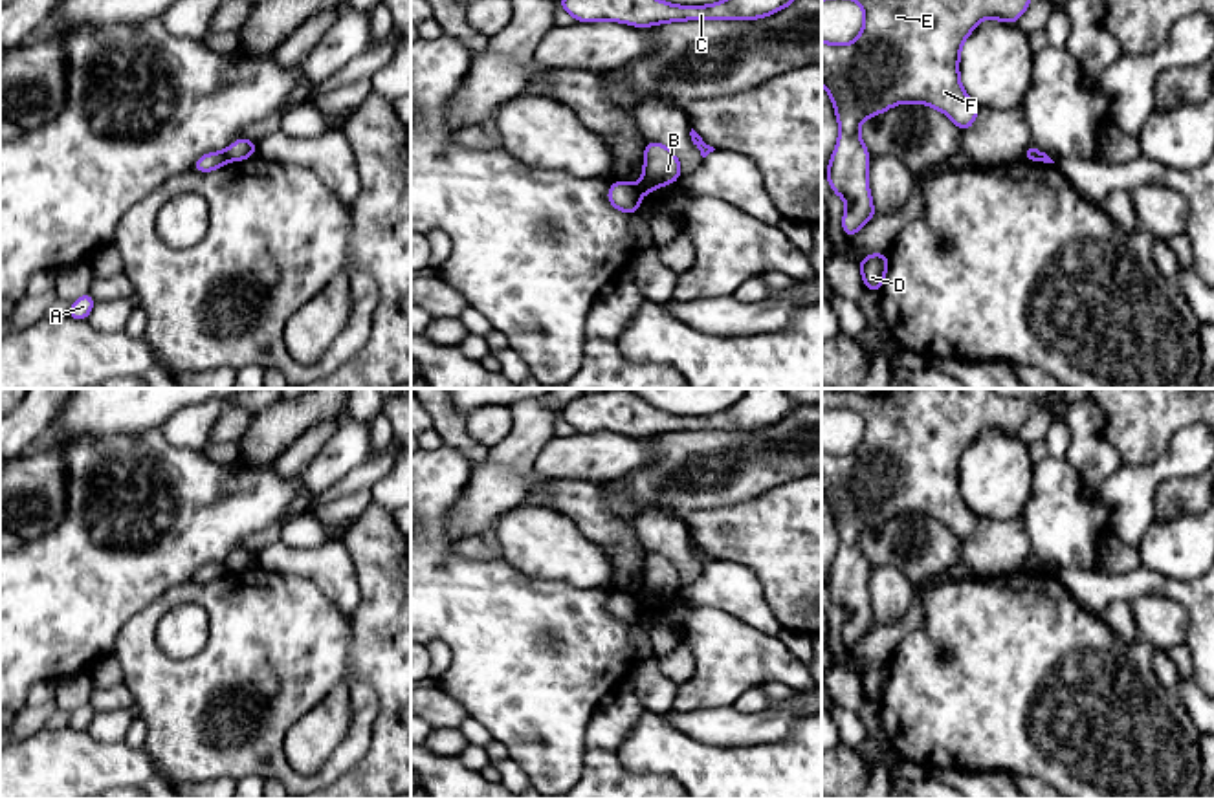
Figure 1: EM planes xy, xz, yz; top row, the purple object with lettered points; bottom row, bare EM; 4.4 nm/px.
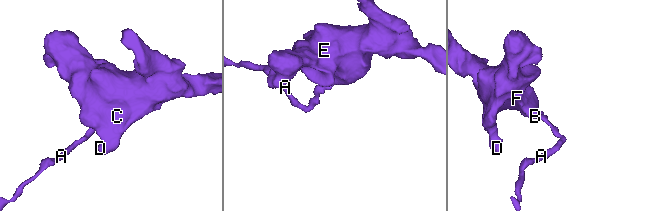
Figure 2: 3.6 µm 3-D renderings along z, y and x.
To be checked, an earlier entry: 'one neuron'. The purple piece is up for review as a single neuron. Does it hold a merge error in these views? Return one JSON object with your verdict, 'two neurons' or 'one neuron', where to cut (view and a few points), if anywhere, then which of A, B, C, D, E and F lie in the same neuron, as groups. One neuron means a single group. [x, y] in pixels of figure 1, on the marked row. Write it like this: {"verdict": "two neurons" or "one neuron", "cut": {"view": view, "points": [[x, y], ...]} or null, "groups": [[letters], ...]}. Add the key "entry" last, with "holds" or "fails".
{"verdict": "two neurons", "cut": {"view": "xy", "points": [[224, 151], [228, 160]]}, "groups": [["A"], ["B", "C", "D", "E", "F"]], "entry": "fails"}

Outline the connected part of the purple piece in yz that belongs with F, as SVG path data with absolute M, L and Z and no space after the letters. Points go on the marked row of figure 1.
M855 0L864 9L864 27L851 44L822 38L822 82L827 88L840 136L825 170L831 191L847 202L842 231L855 236L875 214L867 169L871 156L860 139L860 123L900 103L922 103L941 110L955 126L968 130L979 108L959 81L959 55L965 38L983 18L1014 24L1031 0Z

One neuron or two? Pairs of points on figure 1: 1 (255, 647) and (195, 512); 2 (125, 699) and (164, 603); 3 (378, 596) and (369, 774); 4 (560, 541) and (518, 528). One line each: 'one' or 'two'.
1: two
2: two
3: one
4: one

